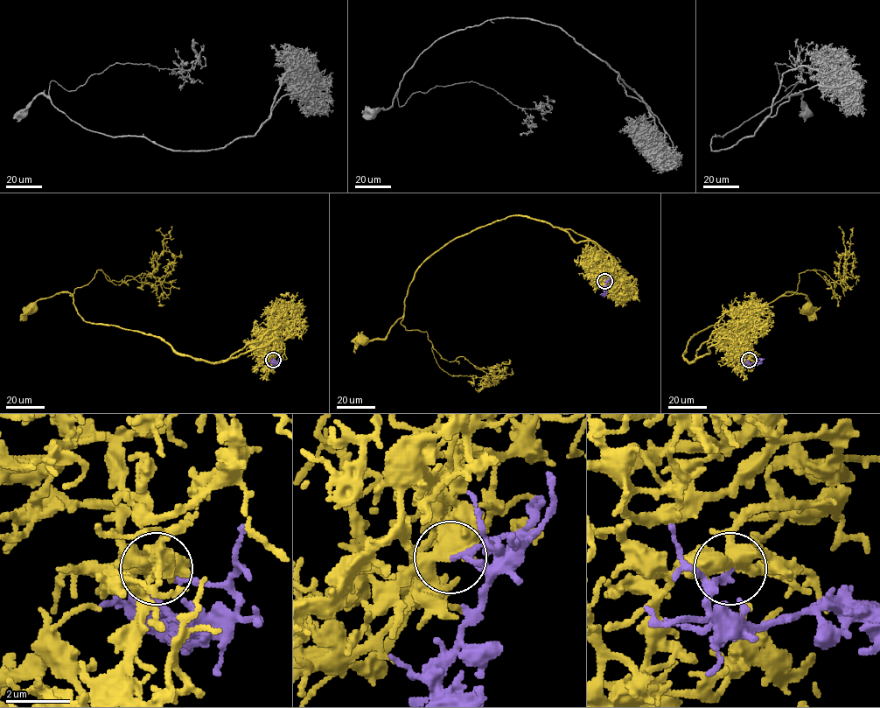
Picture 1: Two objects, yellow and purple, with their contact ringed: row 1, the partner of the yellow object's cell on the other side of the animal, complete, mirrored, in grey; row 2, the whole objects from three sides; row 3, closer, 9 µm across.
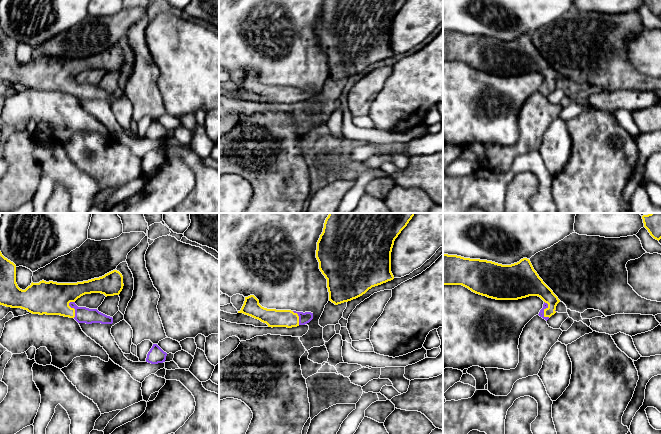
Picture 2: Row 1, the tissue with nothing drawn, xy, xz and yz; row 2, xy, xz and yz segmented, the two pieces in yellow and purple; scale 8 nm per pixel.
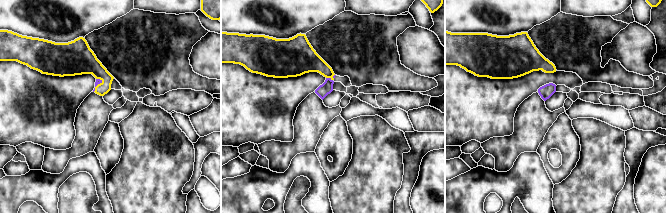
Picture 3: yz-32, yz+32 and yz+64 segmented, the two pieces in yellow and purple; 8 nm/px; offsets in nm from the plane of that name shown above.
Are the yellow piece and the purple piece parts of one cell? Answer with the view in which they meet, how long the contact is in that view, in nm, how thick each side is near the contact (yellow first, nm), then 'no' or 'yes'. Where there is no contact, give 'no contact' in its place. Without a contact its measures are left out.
meets yellow in yz; contact 140 nm long; 190 nm thick on the yellow side, 50 nm on the other; yes

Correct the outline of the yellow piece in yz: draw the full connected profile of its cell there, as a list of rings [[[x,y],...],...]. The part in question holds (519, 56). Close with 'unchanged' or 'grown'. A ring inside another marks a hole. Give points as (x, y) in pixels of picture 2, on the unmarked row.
[[[443,29],[443,61],[462,61],[476,70],[496,76],[538,72],[544,77],[538,91],[546,97],[556,89],[560,78],[527,34],[502,41]]]; grown

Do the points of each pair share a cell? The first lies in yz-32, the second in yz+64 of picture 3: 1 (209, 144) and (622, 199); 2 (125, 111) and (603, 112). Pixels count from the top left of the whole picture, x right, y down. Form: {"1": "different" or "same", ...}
{"1": "same", "2": "same"}

